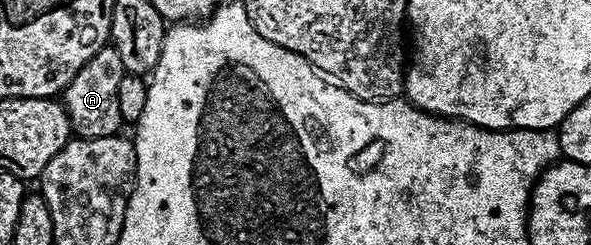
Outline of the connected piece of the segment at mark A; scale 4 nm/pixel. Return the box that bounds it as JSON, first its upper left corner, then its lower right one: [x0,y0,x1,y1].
[62,45,126,139]

